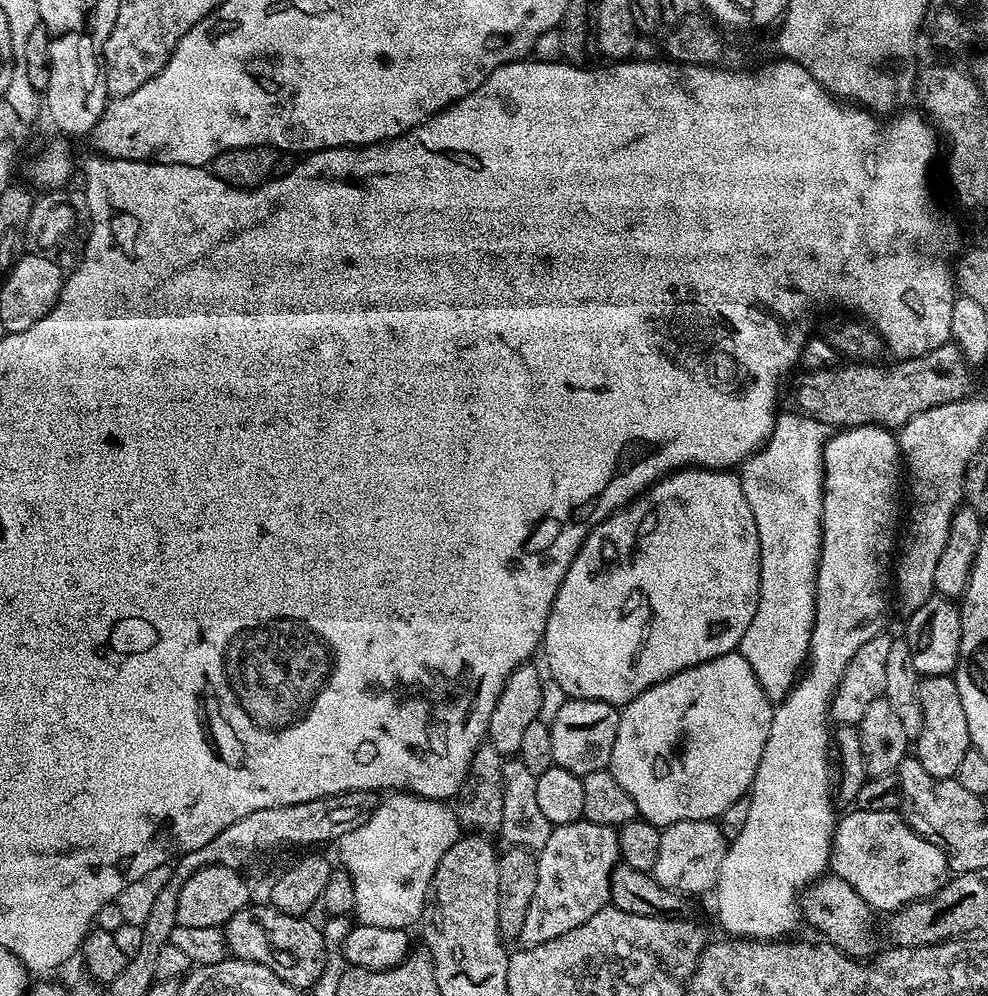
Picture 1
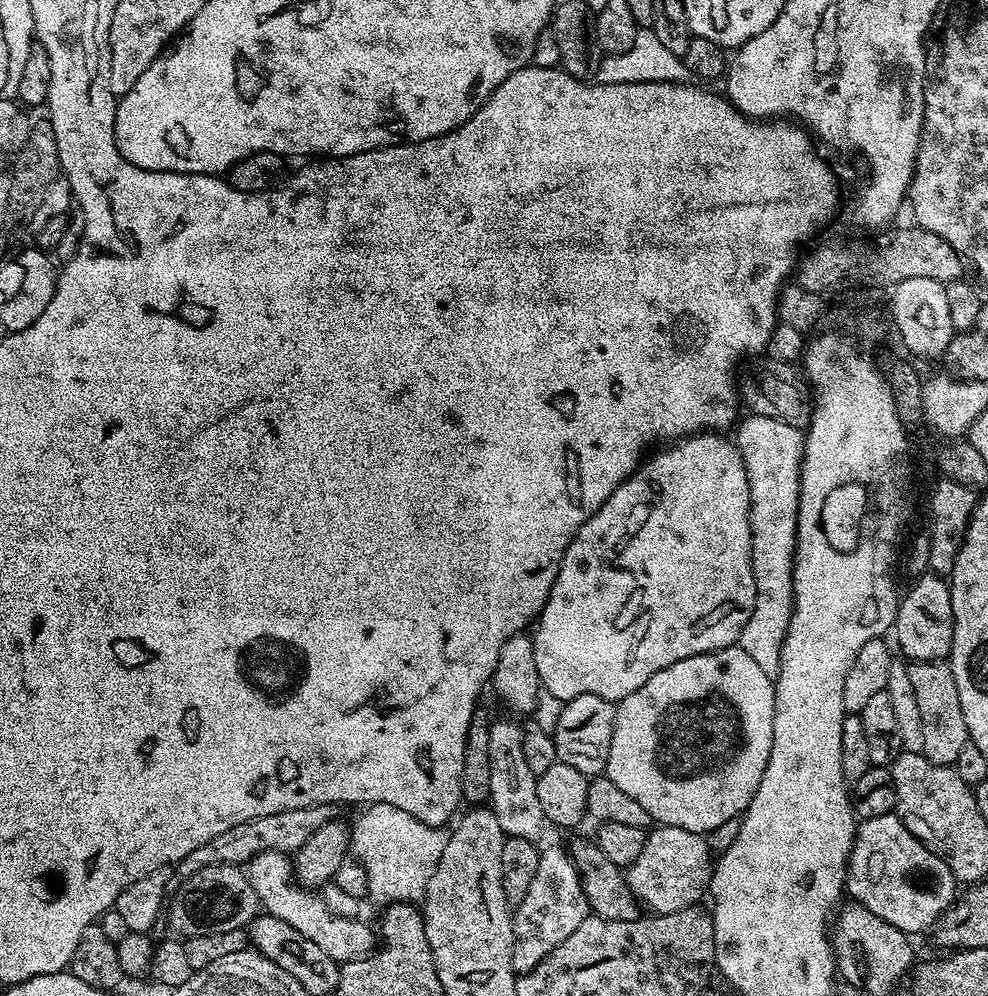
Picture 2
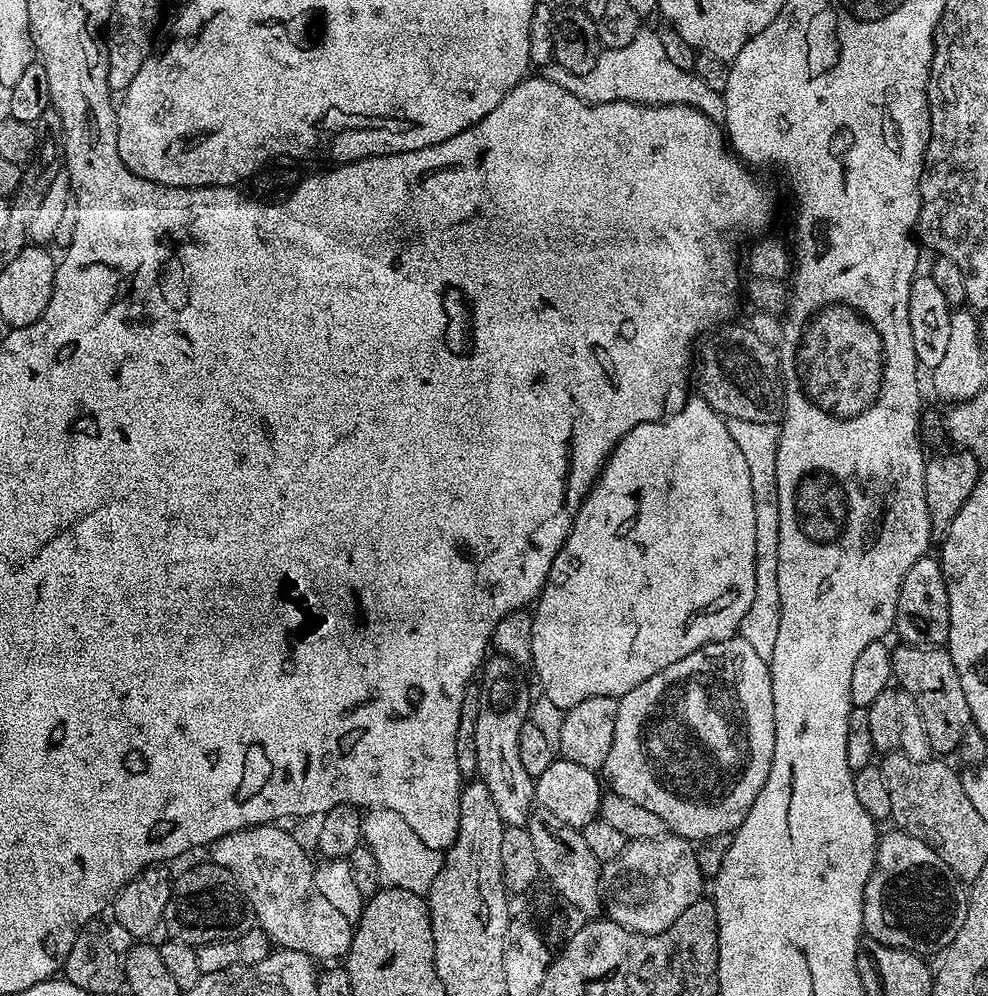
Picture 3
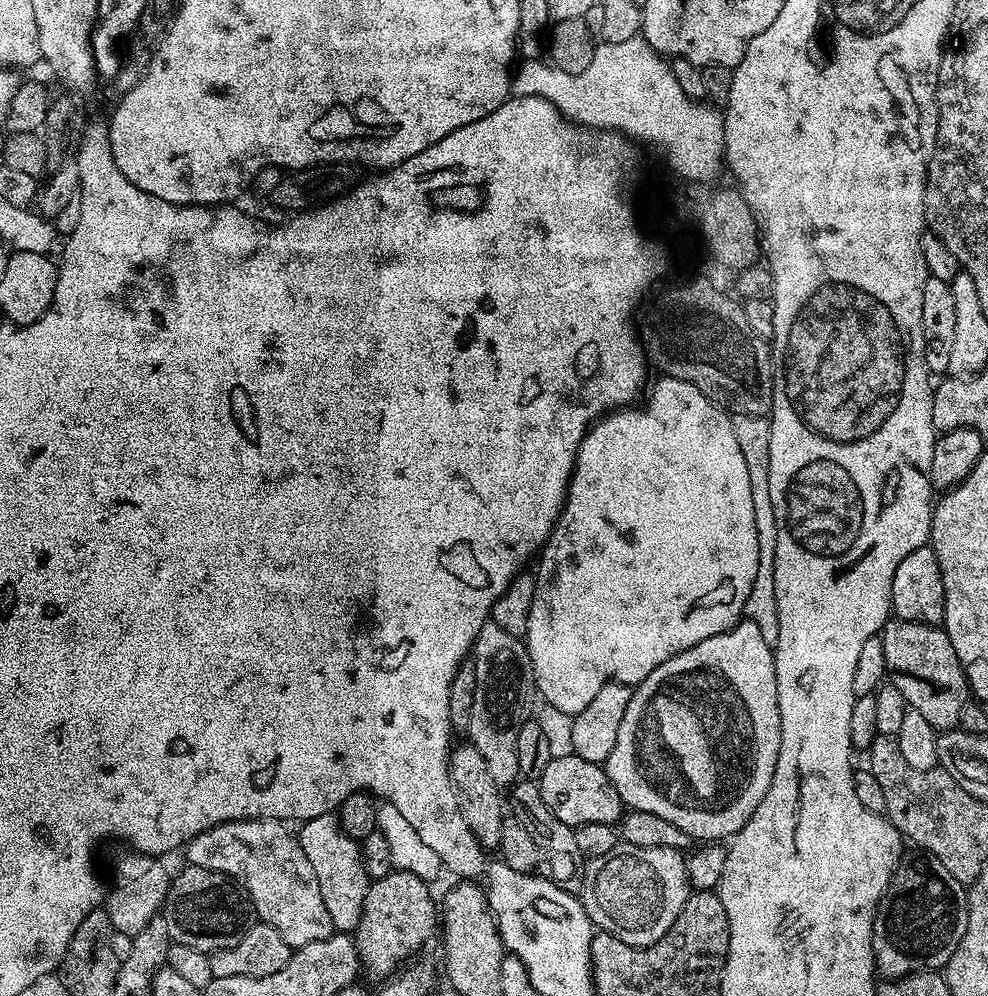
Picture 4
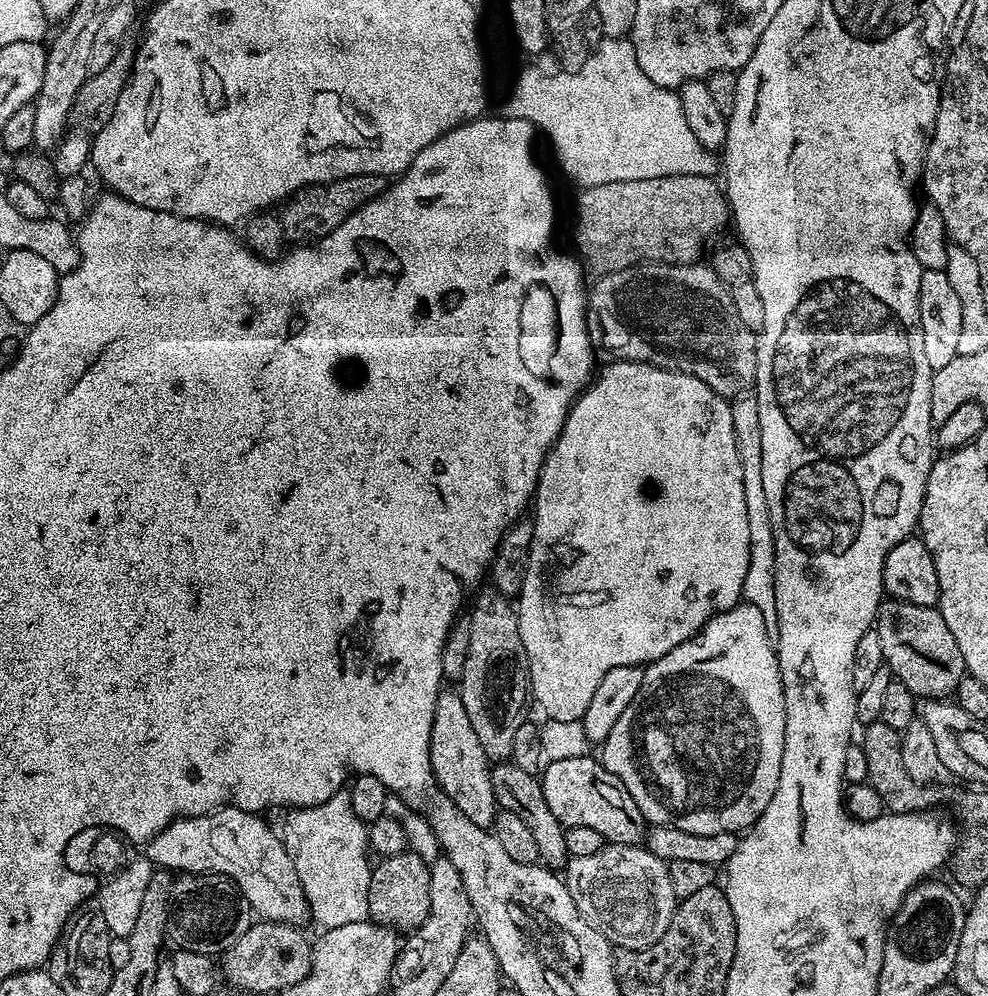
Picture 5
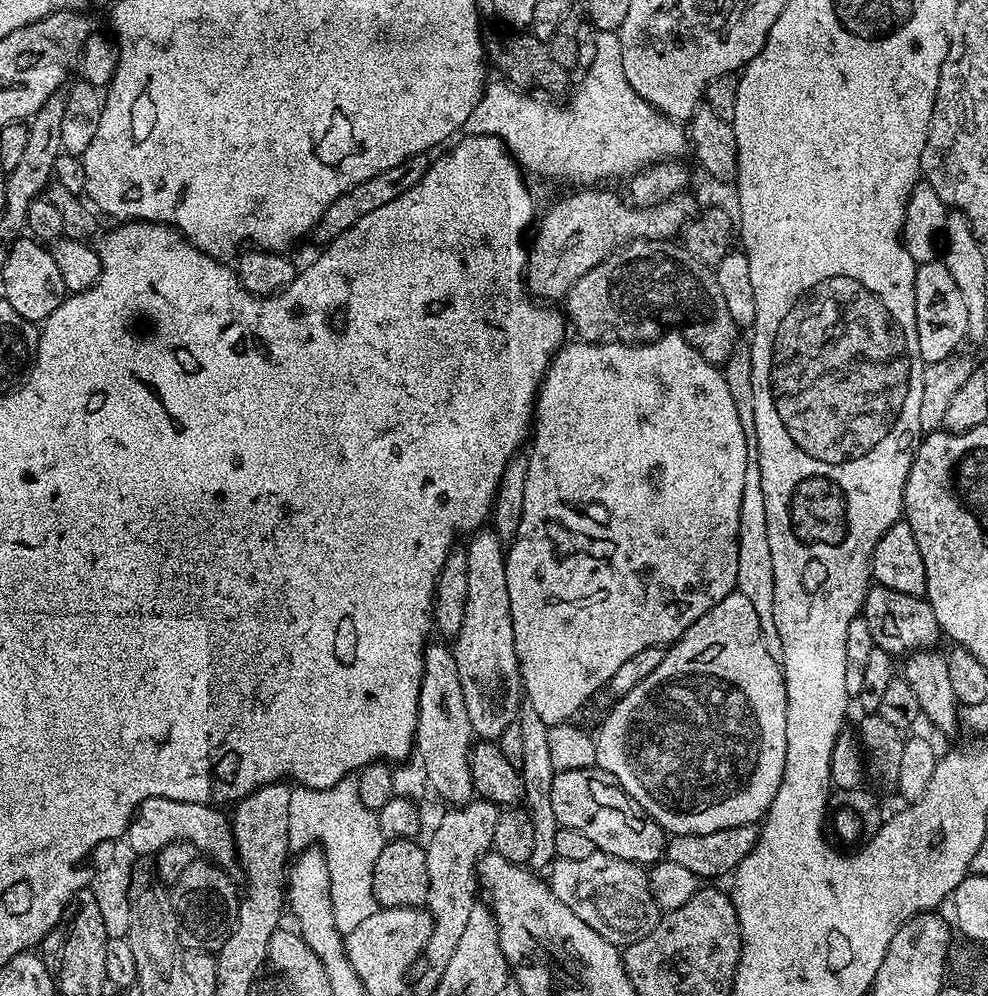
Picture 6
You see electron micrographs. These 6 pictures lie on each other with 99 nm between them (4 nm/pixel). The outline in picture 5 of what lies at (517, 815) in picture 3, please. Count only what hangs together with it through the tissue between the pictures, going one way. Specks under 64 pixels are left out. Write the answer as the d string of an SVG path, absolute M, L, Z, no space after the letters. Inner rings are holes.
M495 590L479 592L475 593L476 609L470 613L469 653L458 681L458 691L466 714L470 714L474 734L478 734L478 742L482 742L489 761L504 762L511 757L518 726L529 719L528 659L522 646L522 634L518 634L513 601Z

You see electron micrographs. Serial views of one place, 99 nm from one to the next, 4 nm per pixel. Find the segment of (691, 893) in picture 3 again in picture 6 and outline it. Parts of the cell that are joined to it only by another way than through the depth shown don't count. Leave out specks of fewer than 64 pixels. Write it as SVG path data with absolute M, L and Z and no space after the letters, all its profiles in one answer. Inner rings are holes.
M604 852L590 854L590 858L582 862L553 860L550 883L558 902L566 902L590 930L598 930L606 942L617 946L627 946L638 942L638 938L646 938L662 915L648 881L648 872L639 864L619 860Z

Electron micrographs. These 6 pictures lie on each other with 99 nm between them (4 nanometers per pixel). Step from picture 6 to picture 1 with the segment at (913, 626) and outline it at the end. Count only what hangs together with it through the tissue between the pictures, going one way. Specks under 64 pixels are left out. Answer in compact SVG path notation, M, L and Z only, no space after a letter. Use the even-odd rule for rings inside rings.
M951 675L925 676L918 686L918 698L922 702L922 730L914 737L914 755L922 762L922 770L926 774L934 774L934 778L955 777L962 757L972 747L970 726L966 726L966 710L962 710L962 694L958 694L958 686Z

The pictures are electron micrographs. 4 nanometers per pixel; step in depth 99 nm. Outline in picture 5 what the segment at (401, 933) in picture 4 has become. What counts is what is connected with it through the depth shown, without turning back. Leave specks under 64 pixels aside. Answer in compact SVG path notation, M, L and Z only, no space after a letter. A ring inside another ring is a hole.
M413 852L377 859L370 874L369 917L377 924L395 926L397 929L419 928L422 922L426 922L426 914L430 914L431 877L430 866Z

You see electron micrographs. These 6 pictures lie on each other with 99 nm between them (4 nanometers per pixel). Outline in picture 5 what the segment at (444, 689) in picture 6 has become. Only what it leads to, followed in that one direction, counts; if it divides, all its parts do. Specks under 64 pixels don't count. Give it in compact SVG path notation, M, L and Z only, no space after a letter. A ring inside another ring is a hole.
M441 691L434 706L434 726L430 730L430 766L435 787L448 797L470 822L491 829L498 811L494 786L492 785L493 765L488 759L478 734L474 734L474 725L470 723L470 714L462 706L459 691Z

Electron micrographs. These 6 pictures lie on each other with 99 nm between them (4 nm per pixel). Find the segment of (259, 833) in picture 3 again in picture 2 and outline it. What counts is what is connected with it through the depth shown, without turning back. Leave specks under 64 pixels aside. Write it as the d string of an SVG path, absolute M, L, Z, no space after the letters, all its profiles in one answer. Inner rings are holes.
M260 852L246 865L248 881L260 899L260 907L265 913L274 918L282 918L286 926L294 926L298 934L310 938L330 954L330 958L337 962L346 960L360 960L373 951L378 936L368 924L363 924L360 918L342 918L330 914L324 899L315 891L300 887L292 874L292 861L283 852Z

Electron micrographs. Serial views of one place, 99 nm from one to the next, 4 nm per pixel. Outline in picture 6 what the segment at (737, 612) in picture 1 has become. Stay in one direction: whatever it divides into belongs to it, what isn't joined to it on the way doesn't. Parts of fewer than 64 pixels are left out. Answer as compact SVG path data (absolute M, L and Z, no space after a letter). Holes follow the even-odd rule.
M675 330L665 331L665 336L660 336L657 340L649 339L647 342L617 342L614 344L590 344L587 342L565 343L560 351L552 357L552 362L548 366L548 372L541 382L538 395L536 397L536 407L534 409L534 431L530 436L532 449L526 453L528 469L526 470L526 490L522 494L522 522L518 522L515 540L507 545L504 565L506 566L506 591L510 594L510 618L514 622L514 650L518 654L520 663L520 682L523 695L526 697L527 707L542 722L549 726L562 724L573 719L572 716L599 688L603 689L607 685L608 679L622 666L622 662L634 658L641 650L647 648L658 648L661 646L671 646L706 614L726 594L736 591L736 579L738 578L738 510L742 506L742 486L746 486L746 434L742 434L742 422L738 422L738 410L734 407L734 397L730 394L730 386L726 382L723 371L717 365L706 362L686 338L682 338Z

